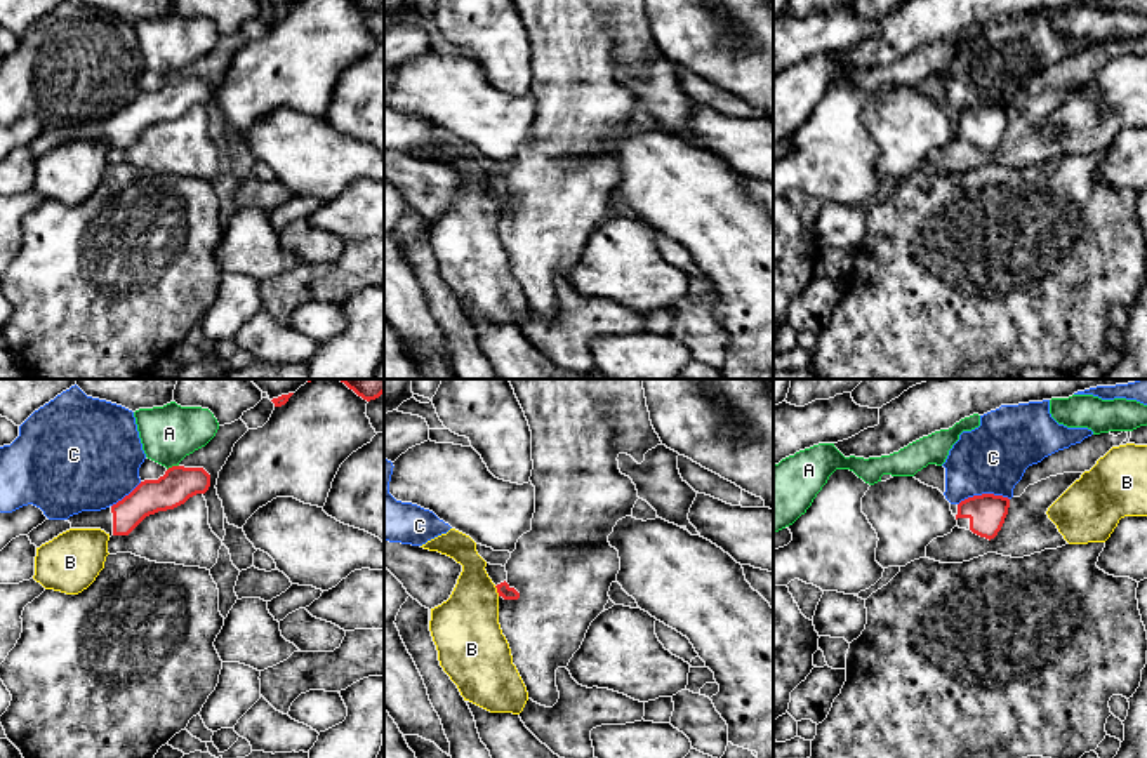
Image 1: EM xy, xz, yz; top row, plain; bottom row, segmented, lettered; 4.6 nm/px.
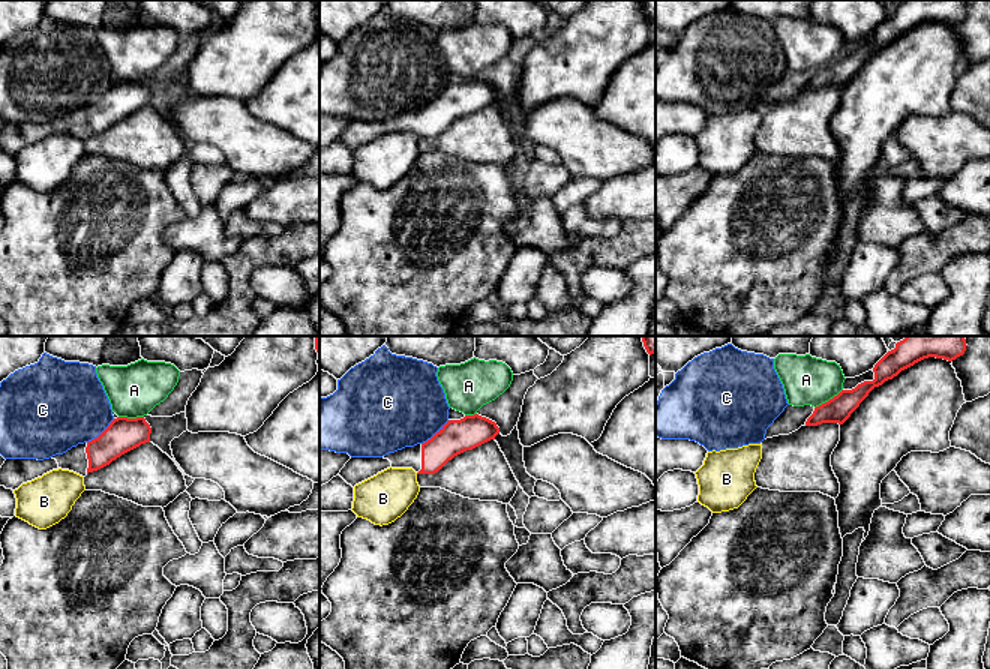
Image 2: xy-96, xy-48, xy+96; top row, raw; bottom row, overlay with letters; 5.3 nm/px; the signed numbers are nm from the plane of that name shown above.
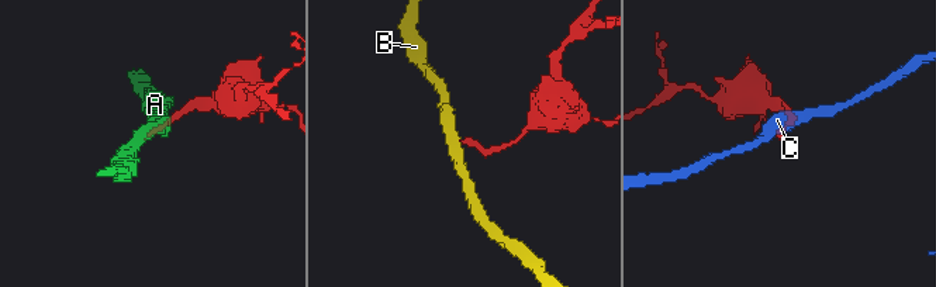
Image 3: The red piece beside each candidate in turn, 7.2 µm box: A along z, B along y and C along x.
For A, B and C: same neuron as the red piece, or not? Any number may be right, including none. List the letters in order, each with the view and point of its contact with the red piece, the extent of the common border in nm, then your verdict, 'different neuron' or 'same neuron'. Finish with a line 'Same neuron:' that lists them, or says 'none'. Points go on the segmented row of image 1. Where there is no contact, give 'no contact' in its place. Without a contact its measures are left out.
A: xy (172, 466) | 60 nm | different neuron
B: xz (497, 591) | 50 nm | different neuron
C: yz (982, 494) | 240 nm | different neuron
Same neuron: none

